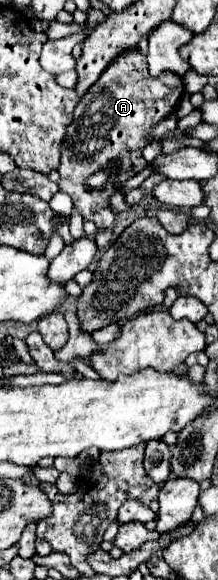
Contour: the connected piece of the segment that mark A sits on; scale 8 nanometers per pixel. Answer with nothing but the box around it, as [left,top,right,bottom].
[59,52,183,230]

